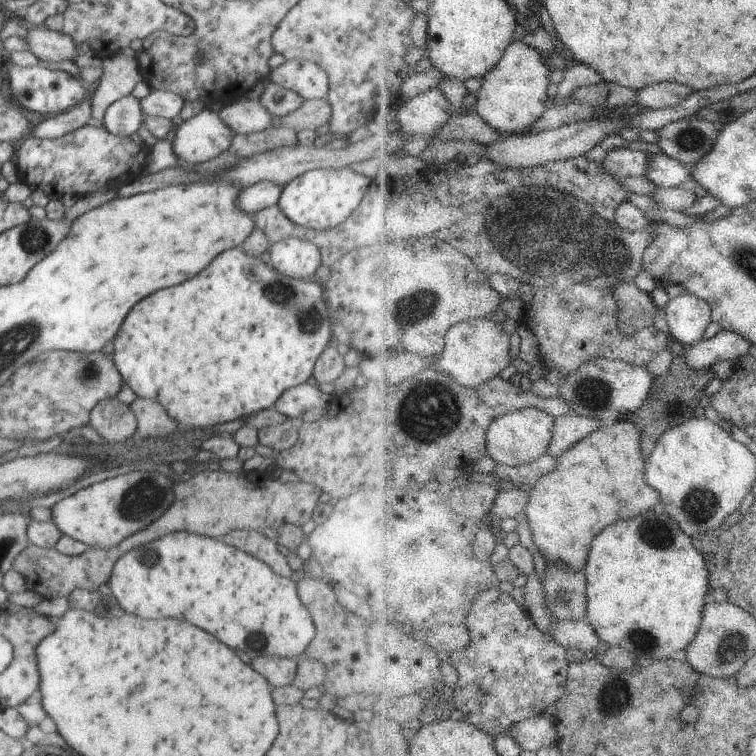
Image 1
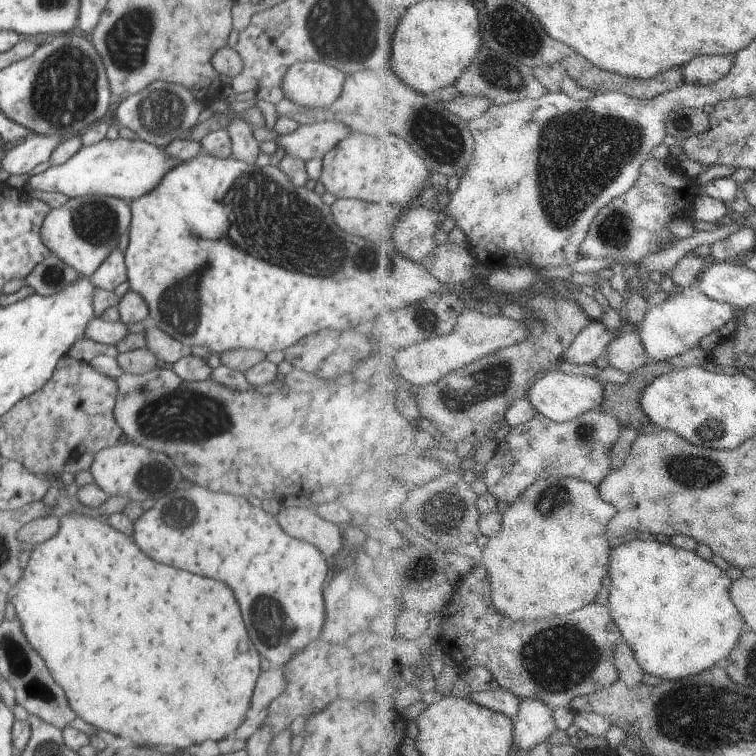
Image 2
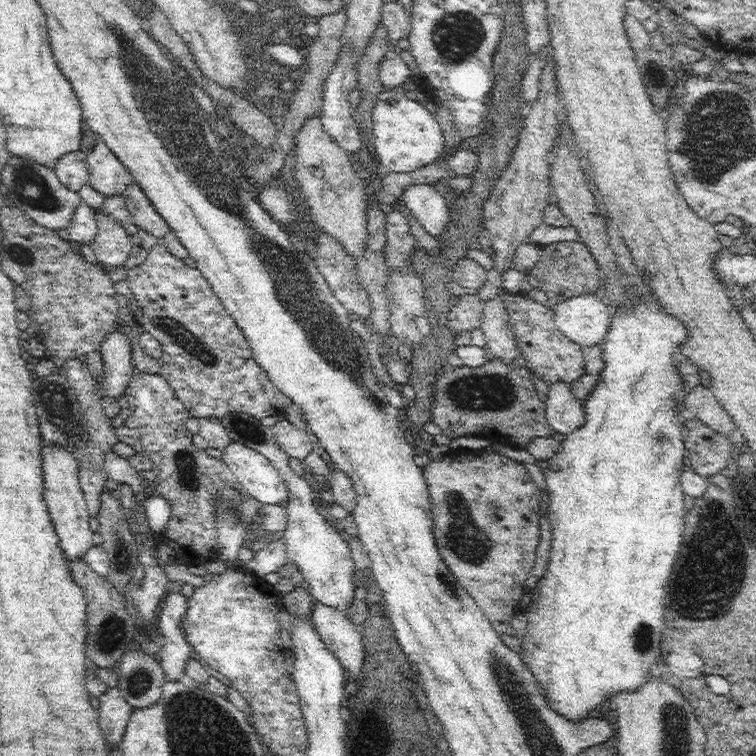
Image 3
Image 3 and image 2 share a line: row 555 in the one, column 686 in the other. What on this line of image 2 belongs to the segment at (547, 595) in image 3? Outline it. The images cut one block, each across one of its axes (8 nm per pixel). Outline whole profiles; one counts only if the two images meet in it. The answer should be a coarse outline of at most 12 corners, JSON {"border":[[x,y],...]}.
{"border":[[627,539],[614,620],[642,668],[684,680],[747,631],[734,579],[696,551]]}

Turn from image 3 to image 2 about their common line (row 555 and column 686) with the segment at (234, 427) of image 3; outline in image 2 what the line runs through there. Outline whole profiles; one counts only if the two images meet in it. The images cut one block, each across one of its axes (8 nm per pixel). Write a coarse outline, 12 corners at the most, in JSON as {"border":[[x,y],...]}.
{"border":[[699,285],[678,289],[640,330],[650,359],[668,362],[722,334],[737,306]]}

